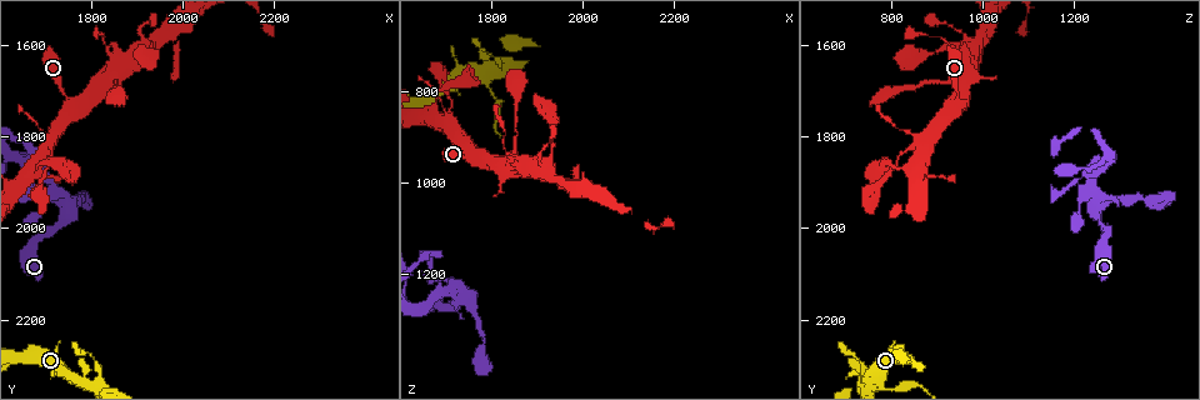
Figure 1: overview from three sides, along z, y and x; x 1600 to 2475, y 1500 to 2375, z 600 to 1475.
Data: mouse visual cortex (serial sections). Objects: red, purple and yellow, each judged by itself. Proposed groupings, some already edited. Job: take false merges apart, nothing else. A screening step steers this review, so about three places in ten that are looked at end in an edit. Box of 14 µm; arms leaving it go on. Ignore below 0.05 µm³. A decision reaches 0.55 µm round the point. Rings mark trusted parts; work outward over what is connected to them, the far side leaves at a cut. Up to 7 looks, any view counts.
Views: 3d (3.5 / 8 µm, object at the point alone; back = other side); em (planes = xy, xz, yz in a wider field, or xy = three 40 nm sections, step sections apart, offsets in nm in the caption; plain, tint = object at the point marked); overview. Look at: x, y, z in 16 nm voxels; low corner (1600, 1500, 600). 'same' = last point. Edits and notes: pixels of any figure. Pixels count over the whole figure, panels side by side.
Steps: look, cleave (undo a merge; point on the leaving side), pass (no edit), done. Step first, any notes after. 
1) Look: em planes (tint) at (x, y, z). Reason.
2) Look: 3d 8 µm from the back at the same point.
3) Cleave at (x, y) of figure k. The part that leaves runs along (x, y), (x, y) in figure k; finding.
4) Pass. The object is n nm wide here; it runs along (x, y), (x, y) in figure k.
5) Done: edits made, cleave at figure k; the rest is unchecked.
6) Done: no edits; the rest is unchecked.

Look: 3d 8 µm at (1845, 1675, 945). Sudden change in width.

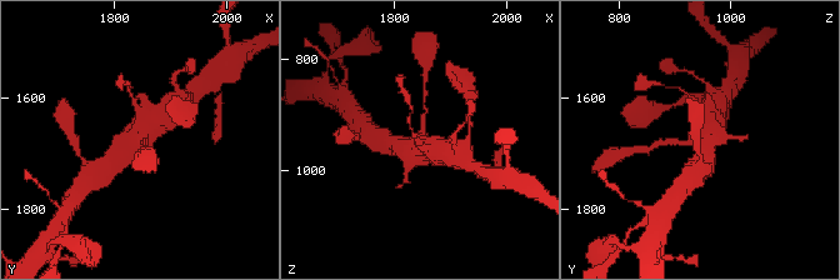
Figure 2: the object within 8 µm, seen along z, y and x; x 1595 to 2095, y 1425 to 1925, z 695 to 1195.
Look: 3d 3.5 µm at (1845, 1675, 945).

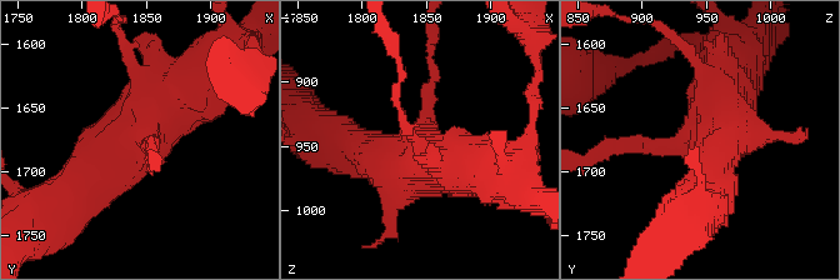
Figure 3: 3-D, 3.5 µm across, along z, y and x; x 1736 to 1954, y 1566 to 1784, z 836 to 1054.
Look: em planes (tint) at (1848, 1670, 942).

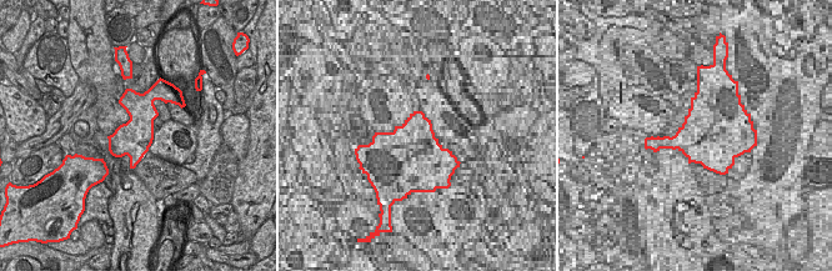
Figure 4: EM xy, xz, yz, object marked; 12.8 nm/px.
Pass. The object is 460 nm wide here; it runs along (70, 198), (178, 94), (200, 83) in figure 3; continuous, no second cell.

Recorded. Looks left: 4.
Look: 3d 3.5 µm at (1965, 1575, 995).

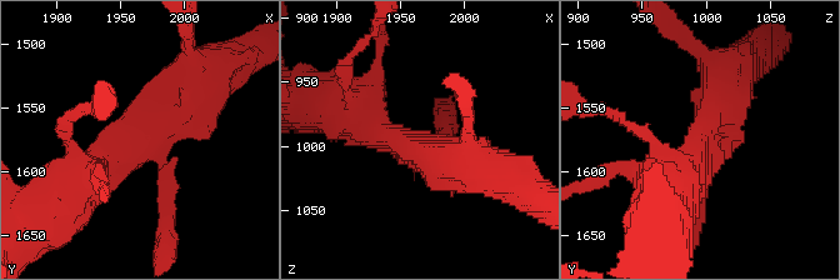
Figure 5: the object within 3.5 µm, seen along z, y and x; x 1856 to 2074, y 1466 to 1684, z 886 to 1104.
Look: em xy step 5 (tint) at (1968, 1580, 1002). 3 arms meet here; the arms are 150, 500, 600 nm wide.

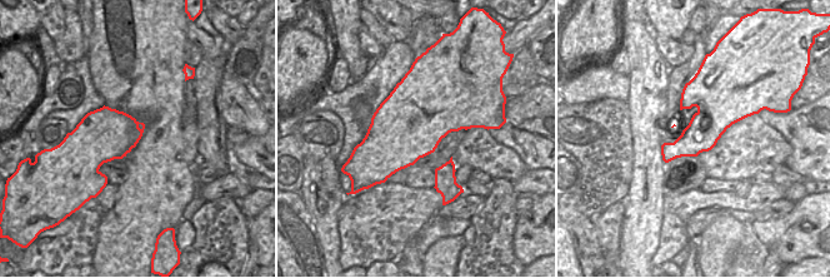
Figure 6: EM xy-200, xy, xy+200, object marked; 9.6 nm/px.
Look: em xy step 3 (tint) at the same point. Cut it another way.

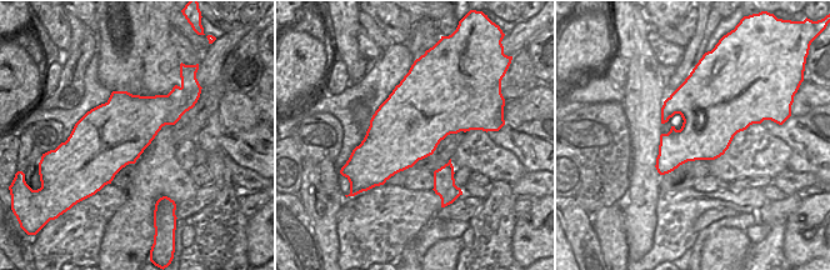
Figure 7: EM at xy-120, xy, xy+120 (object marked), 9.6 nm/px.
Pass. It runs along (78, 180), (139, 149), (196, 80) in figure 5; all the same cell.

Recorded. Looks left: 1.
Done: no edits; the rest is unchecked.

